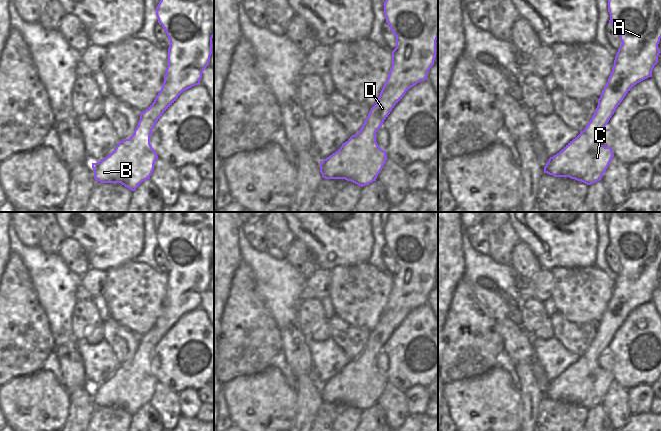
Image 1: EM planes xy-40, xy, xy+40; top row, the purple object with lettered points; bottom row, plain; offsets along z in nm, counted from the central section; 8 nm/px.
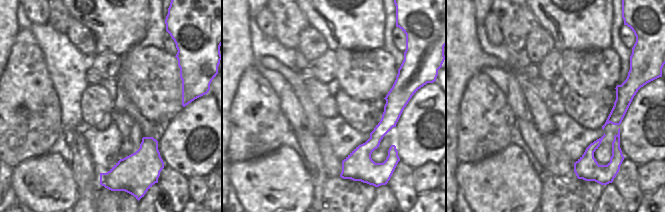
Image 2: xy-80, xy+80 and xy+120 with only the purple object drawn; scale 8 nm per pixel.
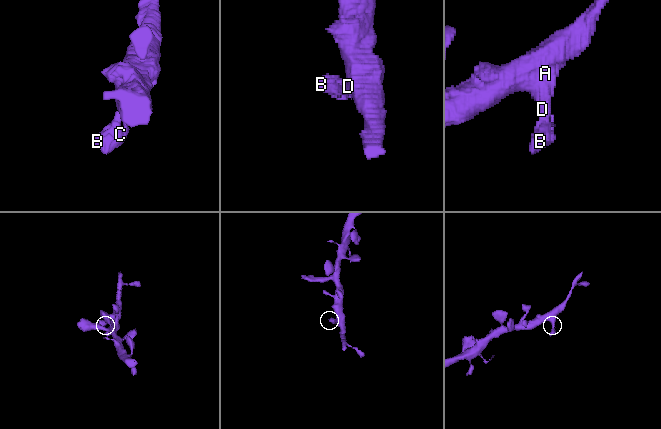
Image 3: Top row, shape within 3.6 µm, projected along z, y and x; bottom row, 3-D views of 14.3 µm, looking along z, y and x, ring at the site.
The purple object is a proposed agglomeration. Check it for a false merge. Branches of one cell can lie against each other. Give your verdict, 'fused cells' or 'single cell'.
single cell

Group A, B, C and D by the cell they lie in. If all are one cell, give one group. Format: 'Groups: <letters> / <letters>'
Groups: A B C D

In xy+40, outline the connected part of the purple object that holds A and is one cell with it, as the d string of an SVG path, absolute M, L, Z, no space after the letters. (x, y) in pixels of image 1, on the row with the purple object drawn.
M608 0L608 12L609 23L614 26L622 42L608 82L586 128L559 153L550 157L544 167L544 173L555 177L569 177L587 185L601 180L614 157L612 147L605 147L598 140L601 130L607 125L626 94L637 83L652 77L652 70L661 53L658 48L661 38L661 0Z

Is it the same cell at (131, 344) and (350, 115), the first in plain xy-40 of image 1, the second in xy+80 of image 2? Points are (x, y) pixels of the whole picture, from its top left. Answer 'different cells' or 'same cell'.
same cell

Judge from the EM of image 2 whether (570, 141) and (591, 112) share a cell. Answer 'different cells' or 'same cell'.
different cells

